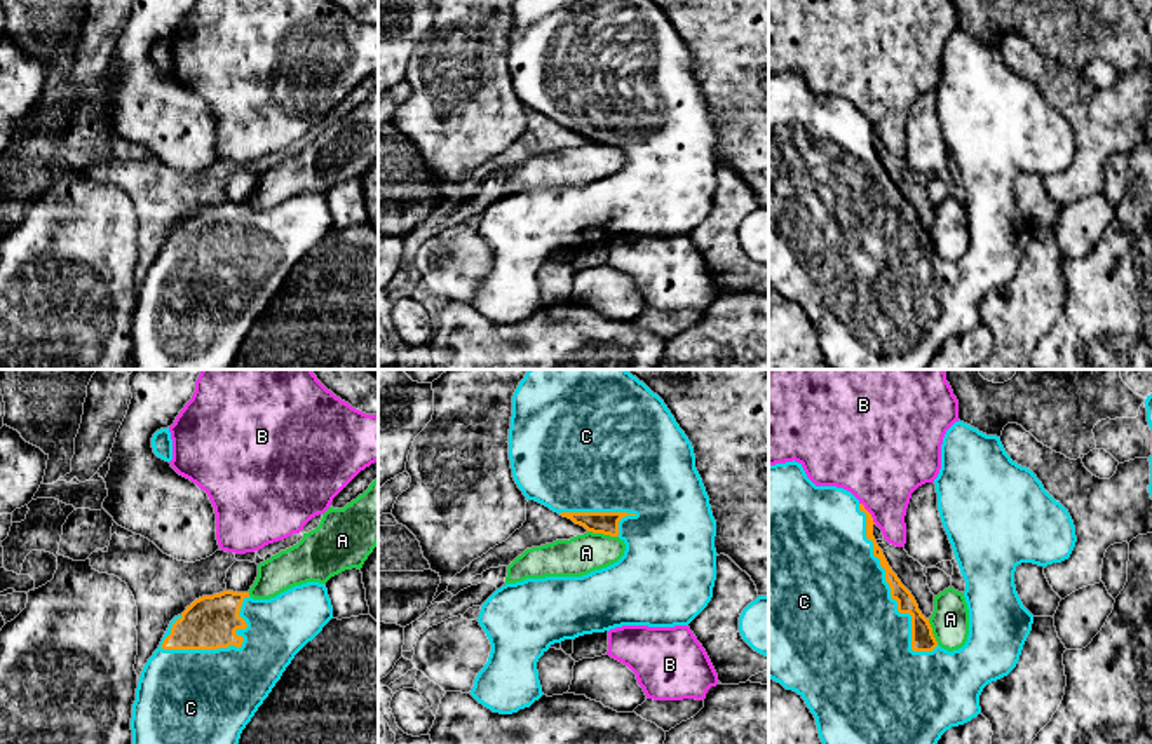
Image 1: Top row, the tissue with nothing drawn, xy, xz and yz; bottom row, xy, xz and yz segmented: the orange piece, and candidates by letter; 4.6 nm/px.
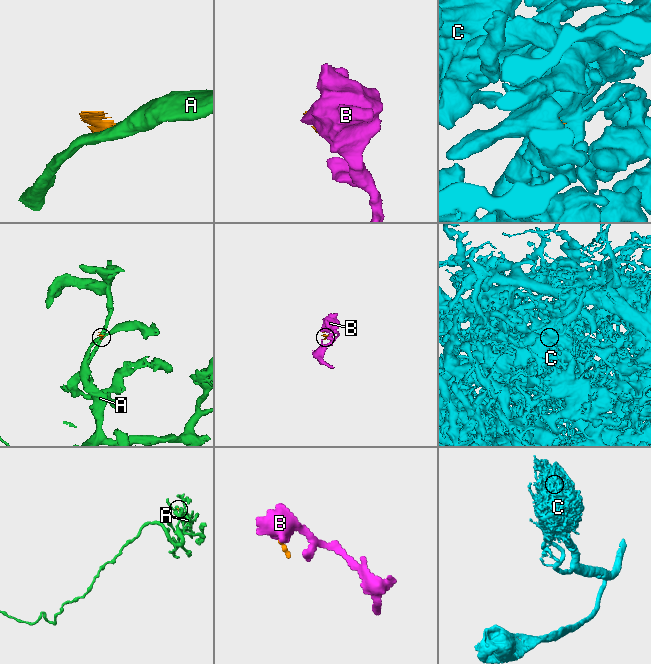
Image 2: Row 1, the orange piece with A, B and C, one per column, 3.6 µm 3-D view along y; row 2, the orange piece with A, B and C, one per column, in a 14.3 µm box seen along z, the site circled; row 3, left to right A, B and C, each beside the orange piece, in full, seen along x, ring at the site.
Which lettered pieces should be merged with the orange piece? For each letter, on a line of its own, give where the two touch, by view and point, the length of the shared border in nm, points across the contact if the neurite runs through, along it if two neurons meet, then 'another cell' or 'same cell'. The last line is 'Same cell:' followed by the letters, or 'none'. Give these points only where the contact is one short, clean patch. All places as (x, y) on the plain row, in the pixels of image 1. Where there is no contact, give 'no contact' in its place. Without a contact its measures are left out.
A: contact xz (603, 143); length 150 nm; another cell
B: contact yz (868, 122); length 130 nm; border yz (860, 112), (875, 133); another cell
C: contact yz (891, 199); length 750 nm; same cell
Same cell: C

